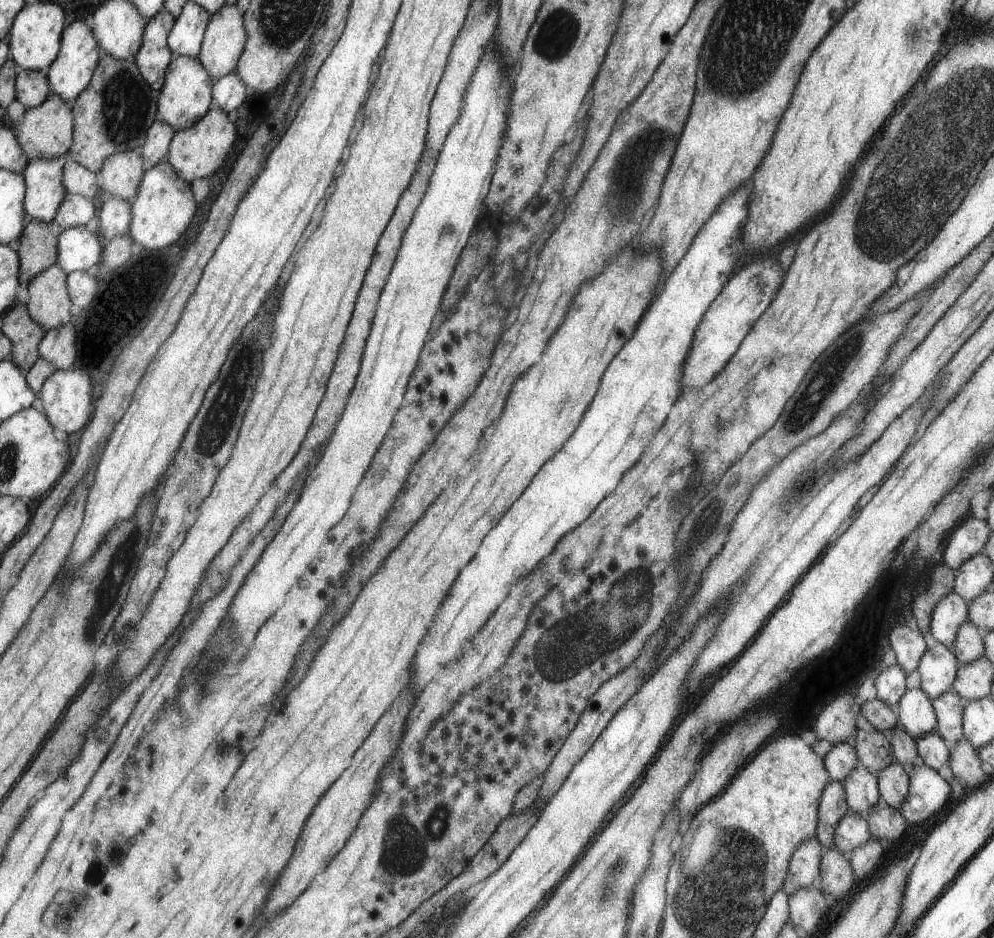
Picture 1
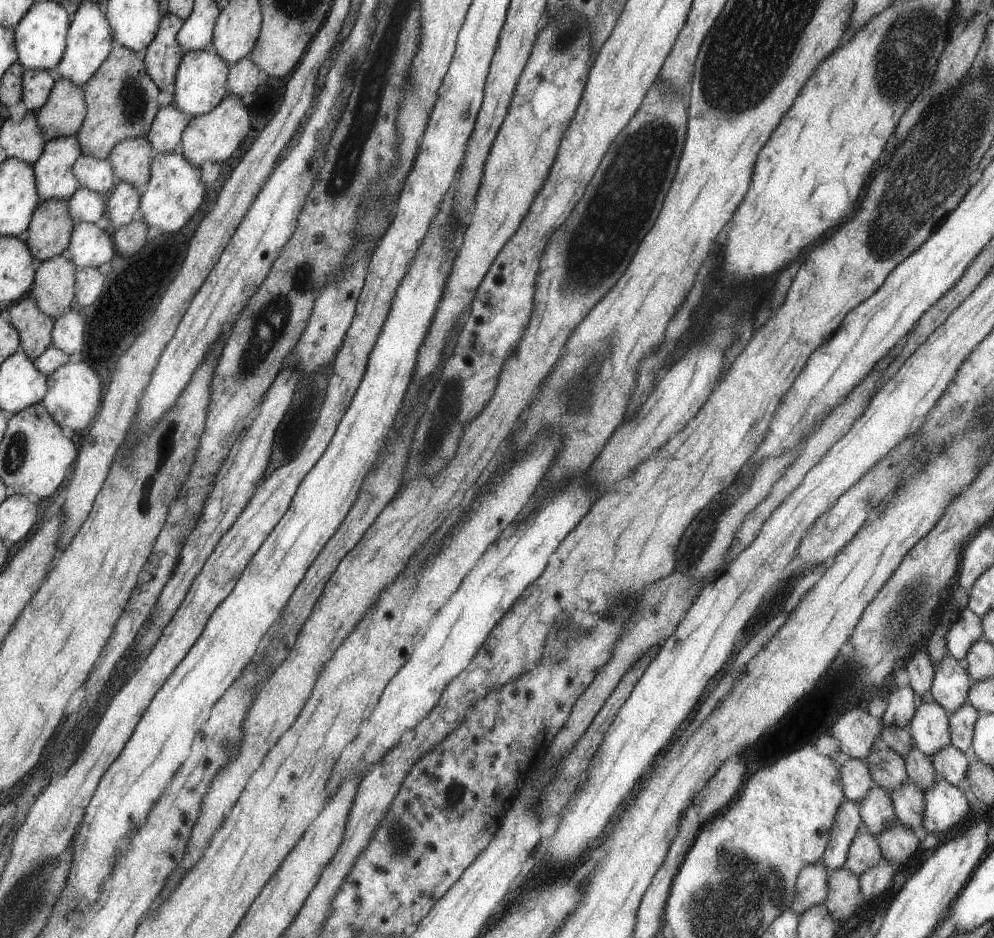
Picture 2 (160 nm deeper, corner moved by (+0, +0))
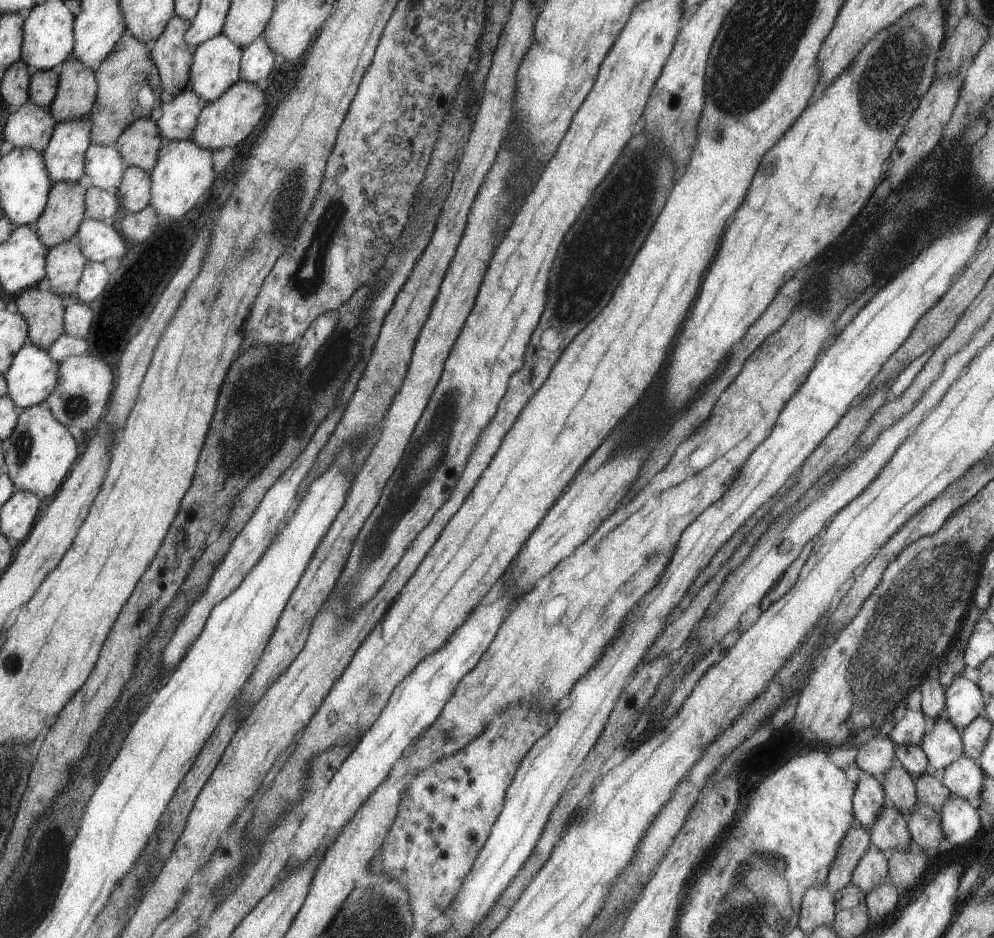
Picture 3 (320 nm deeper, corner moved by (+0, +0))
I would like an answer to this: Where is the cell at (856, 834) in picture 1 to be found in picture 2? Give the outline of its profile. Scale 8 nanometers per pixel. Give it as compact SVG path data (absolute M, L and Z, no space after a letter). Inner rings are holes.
M862 822L856 838L851 842L845 868L856 876L860 876L869 868L875 867L882 859L877 838L870 834Z

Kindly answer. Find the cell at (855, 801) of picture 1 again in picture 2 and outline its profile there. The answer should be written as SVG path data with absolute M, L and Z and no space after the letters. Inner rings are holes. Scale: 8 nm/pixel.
M874 782L872 788L869 788L866 796L858 804L864 826L875 837L890 828L897 818L890 792Z

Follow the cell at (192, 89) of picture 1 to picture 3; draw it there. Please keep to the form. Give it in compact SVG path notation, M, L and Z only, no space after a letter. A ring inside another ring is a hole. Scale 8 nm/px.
M224 35L214 36L206 43L193 48L193 64L190 64L190 77L188 88L196 92L206 104L219 100L234 84L241 79L241 57L244 49L234 44L230 37Z

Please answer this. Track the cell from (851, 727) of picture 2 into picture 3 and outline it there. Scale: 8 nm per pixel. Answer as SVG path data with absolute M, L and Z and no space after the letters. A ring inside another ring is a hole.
M879 736L870 738L864 744L858 745L857 750L855 762L862 771L869 775L874 775L881 780L893 767L896 746L888 737L886 739L880 739Z

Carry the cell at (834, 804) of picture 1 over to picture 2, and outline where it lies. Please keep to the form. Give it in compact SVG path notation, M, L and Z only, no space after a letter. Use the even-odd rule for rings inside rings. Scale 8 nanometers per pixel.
M844 800L836 813L828 848L820 858L829 873L845 868L851 842L856 838L862 822L859 804Z

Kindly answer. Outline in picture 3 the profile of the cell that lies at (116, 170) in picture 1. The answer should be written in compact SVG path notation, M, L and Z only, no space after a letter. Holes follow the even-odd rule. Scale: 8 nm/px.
M142 118L126 128L114 146L128 167L136 166L150 173L157 165L163 141L154 120Z

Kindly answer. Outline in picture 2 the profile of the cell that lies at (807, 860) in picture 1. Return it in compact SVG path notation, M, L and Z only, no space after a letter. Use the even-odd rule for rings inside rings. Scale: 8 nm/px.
M818 860L813 865L807 865L799 873L797 880L797 894L791 904L791 910L800 918L810 907L824 905L827 901L827 882L830 873L827 868Z

